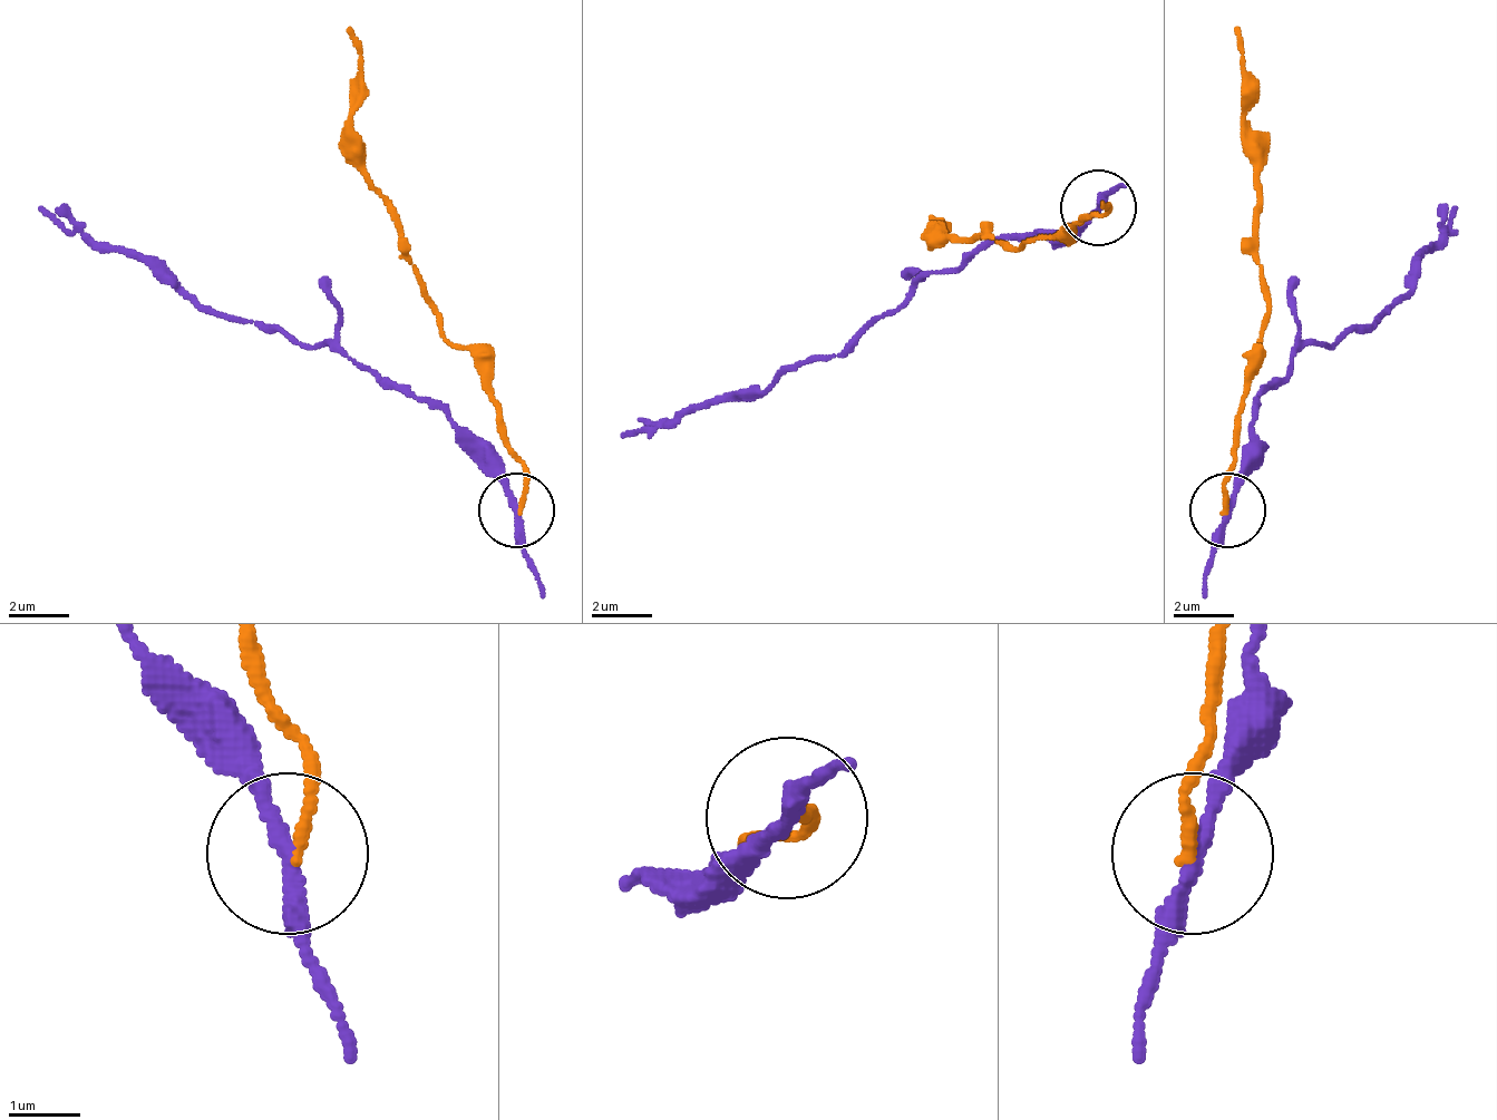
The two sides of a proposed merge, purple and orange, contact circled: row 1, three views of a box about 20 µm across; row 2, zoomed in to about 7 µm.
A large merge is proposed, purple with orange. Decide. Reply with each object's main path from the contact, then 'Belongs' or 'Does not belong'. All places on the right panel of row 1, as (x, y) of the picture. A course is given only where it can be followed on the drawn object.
Course of purple: (1228, 512), (1252, 406), (1304, 346), (1372, 323), (1410, 285), (1456, 210). Course of orange: (1228, 512), (1228, 467), (1236, 444), (1244, 376), (1266, 323), (1260, 179), (1244, 134), (1244, 51), (1236, 28). Does not belong

